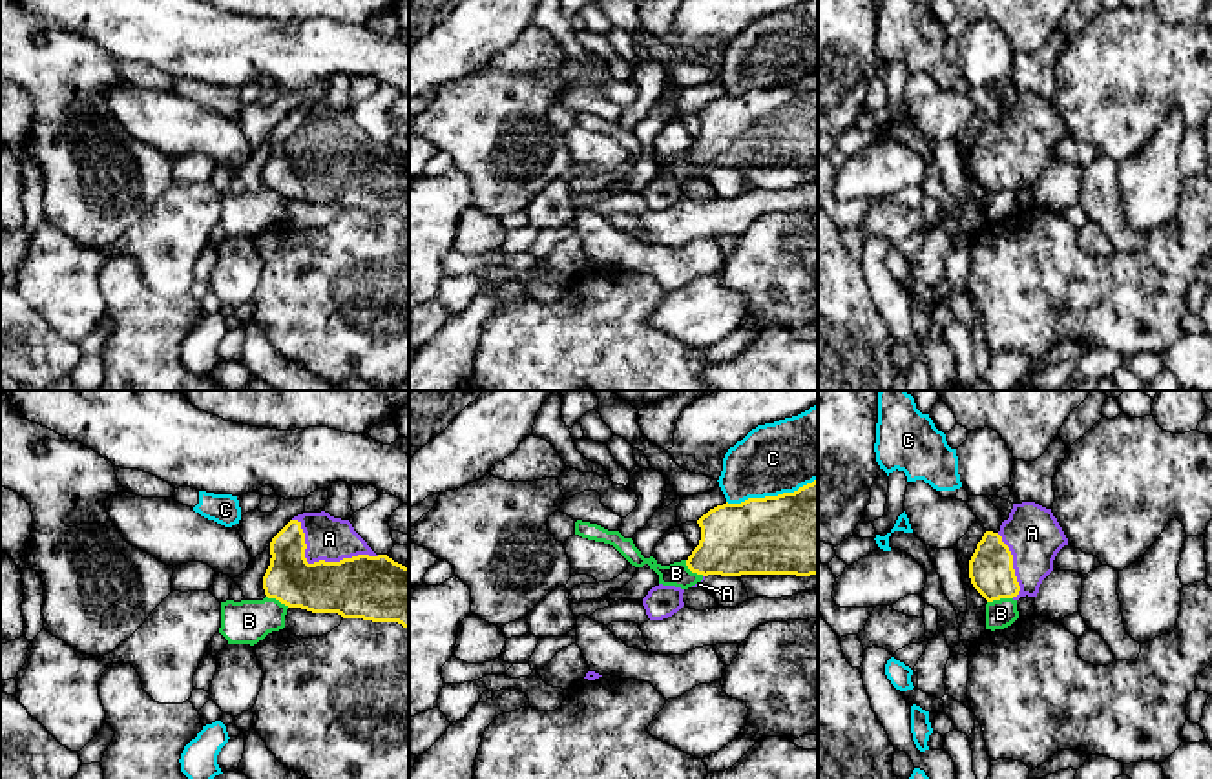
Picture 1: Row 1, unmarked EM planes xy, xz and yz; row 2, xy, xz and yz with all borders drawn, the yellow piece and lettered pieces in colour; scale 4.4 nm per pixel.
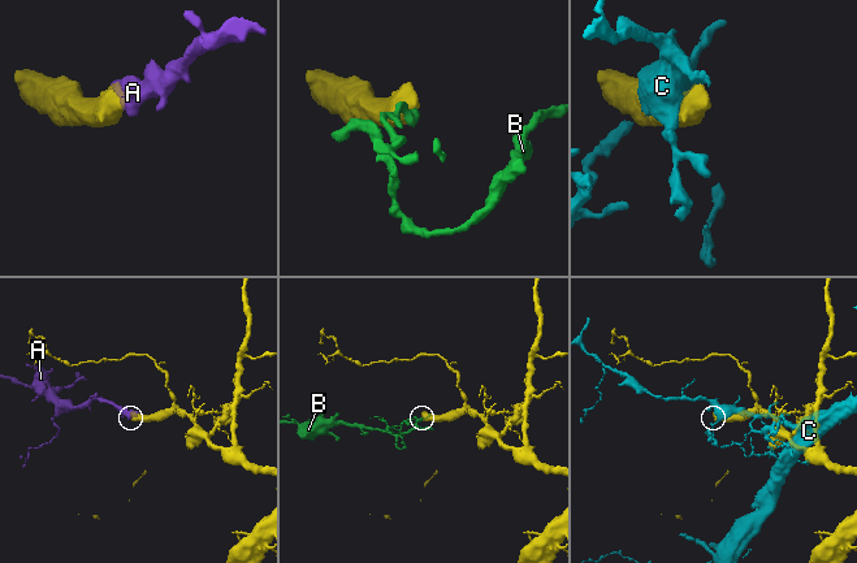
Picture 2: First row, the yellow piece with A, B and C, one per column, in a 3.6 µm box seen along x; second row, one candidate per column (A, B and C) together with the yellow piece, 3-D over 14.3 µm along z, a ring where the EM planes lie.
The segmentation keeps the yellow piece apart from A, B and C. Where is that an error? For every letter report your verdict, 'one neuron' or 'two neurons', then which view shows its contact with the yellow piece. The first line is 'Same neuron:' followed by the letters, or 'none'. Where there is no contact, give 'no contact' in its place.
Same neuron: A
A: one neuron; contact in xy
B: two neurons; contact in yz
C: two neurons; contact in xz

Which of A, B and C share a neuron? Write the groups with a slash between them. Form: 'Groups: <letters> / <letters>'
Groups: A / B / C

